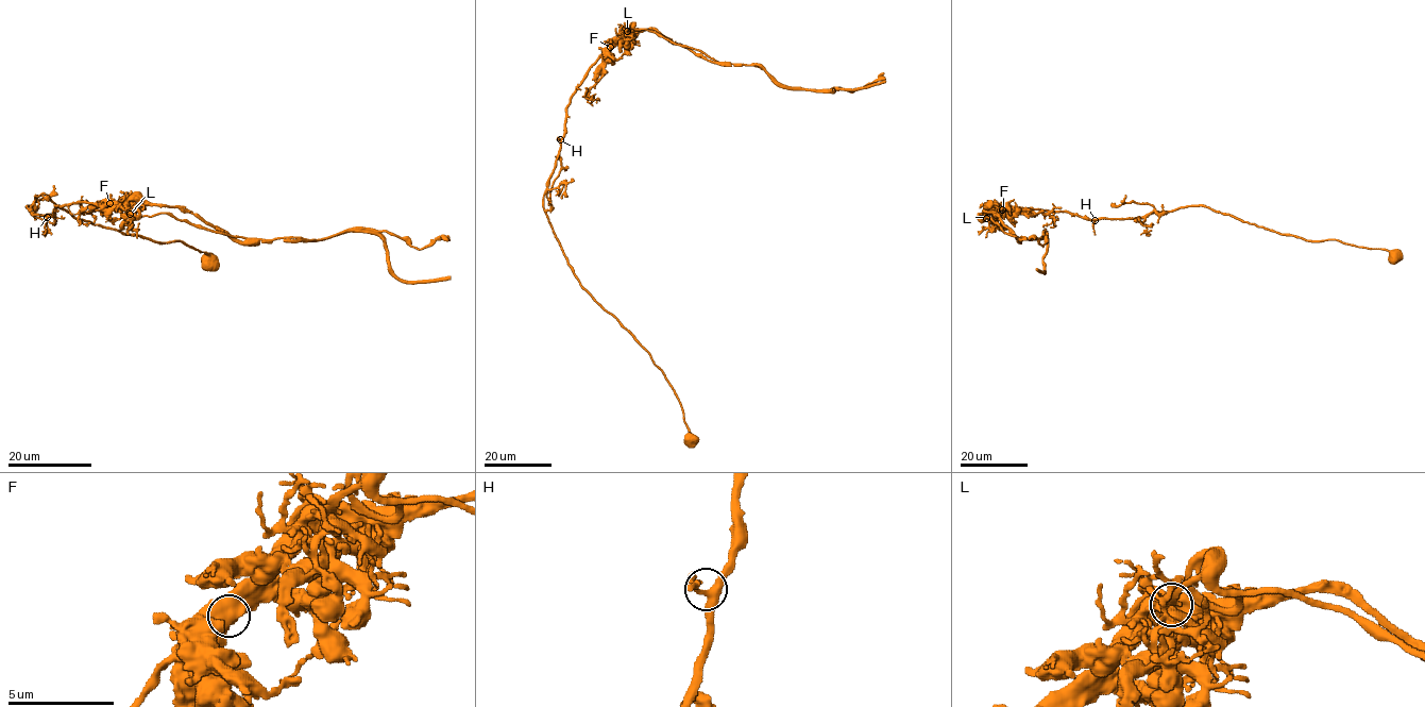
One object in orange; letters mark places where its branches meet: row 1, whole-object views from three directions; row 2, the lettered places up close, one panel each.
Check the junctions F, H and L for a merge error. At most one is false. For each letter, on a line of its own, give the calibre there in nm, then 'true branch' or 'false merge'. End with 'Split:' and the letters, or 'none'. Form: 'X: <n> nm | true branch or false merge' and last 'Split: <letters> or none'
F: 850 nm | false merge
H: 320 nm | true branch
L: 400 nm | true branch
Split: F

